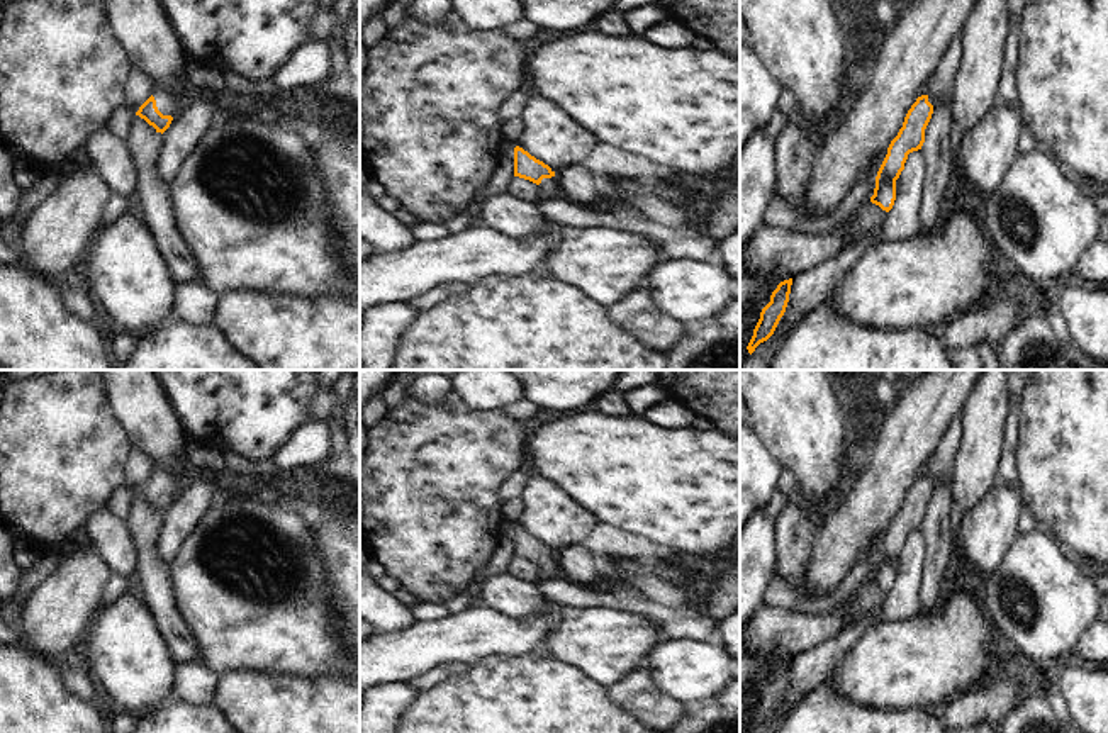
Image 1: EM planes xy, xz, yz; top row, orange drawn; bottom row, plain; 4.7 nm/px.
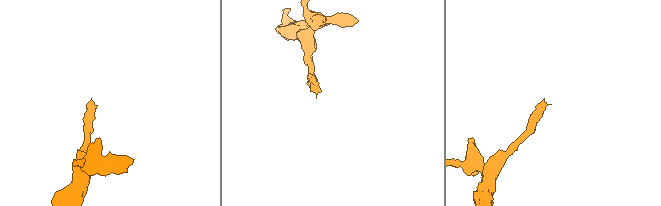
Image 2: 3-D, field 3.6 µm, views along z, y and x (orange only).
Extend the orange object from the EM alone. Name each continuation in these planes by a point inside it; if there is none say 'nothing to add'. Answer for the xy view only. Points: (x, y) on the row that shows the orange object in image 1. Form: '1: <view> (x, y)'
1: xy (165, 102)

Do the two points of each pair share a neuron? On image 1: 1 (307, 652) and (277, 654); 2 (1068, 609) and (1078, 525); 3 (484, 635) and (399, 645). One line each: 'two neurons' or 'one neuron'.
1: one neuron
2: two neurons
3: one neuron

